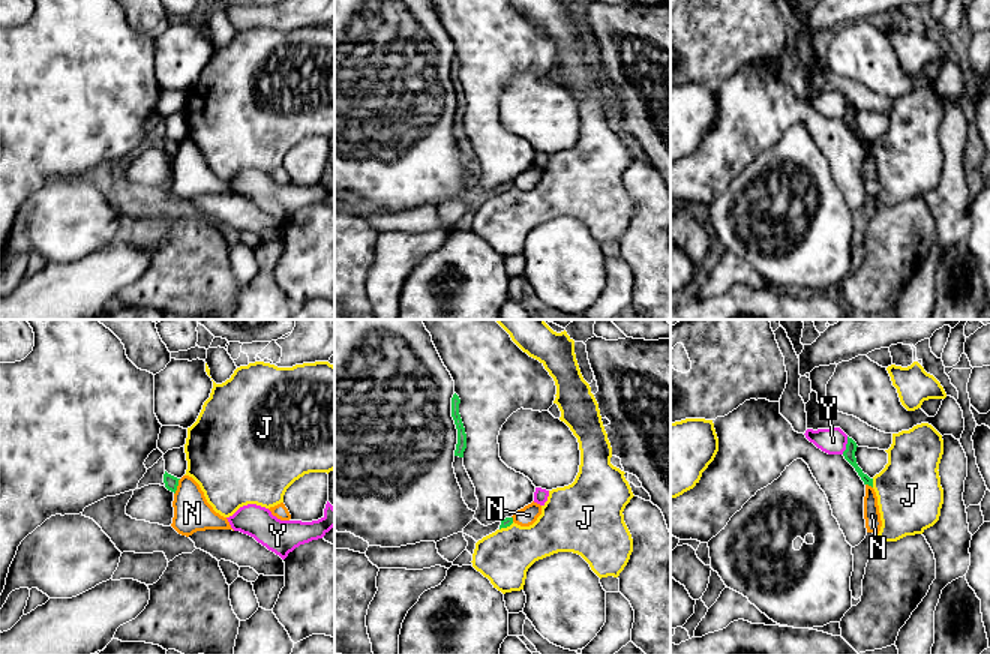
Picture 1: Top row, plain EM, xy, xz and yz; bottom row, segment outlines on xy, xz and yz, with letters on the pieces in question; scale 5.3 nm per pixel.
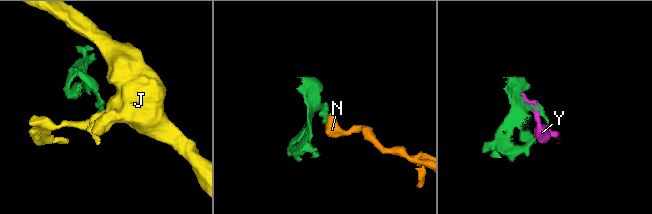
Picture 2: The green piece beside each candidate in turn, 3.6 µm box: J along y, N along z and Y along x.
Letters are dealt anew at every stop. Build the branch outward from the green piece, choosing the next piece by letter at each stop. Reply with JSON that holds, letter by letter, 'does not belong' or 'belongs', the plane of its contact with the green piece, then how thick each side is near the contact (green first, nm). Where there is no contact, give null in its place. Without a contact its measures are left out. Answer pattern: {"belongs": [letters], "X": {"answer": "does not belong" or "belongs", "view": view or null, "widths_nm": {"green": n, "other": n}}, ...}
{"belongs": ["Y"], "J": {"answer": "does not belong", "view": "yz", "widths_nm": {"green": 60, "other": 360}}, "N": {"answer": "does not belong", "view": "xy", "widths_nm": {"green": 70, "other": 200}}, "Y": {"answer": "belongs", "view": "yz", "widths_nm": {"green": 60, "other": 140}}}

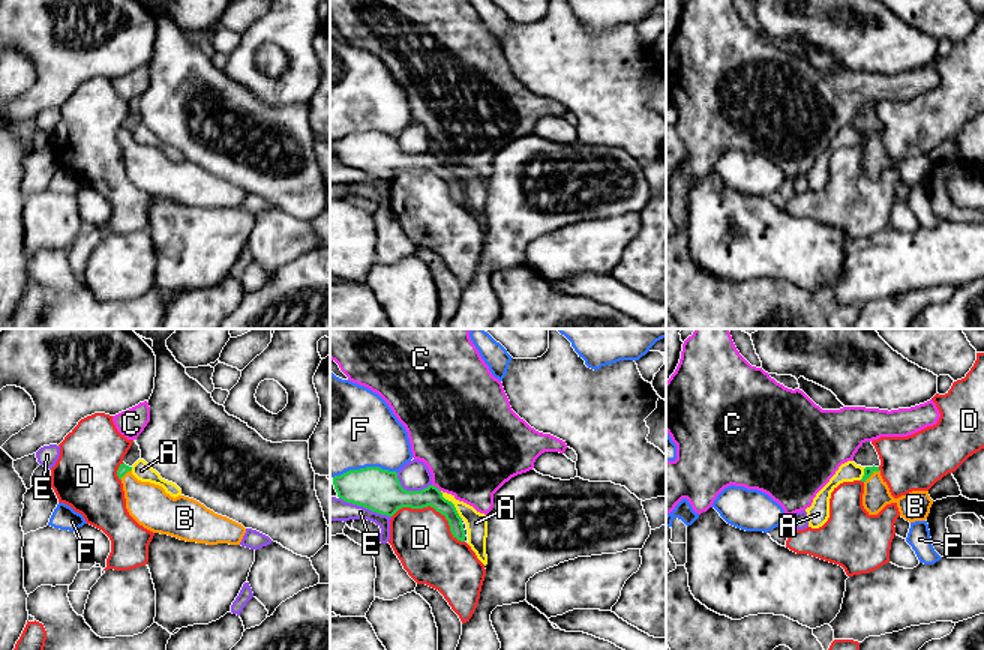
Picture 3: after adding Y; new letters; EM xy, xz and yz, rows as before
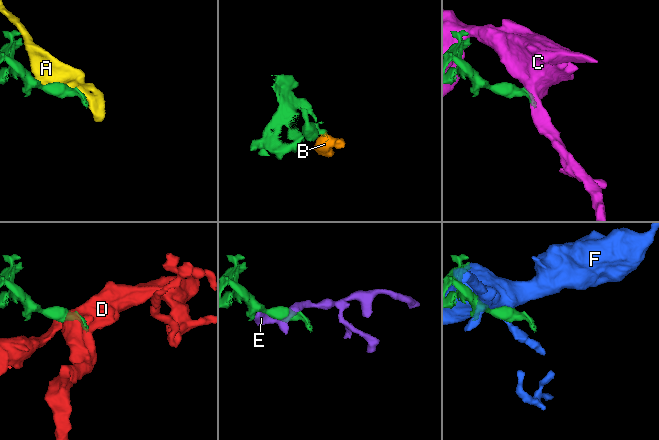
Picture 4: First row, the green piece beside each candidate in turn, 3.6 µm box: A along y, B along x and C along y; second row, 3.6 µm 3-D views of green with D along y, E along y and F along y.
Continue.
{"belongs": ["B"], "A": {"answer": "does not belong", "view": "xz", "widths_nm": {"green": 110, "other": 110}}, "B": {"answer": "belongs", "view": "yz", "widths_nm": {"green": 50, "other": 150}}, "C": {"answer": "does not belong", "view": "xz", "widths_nm": {"green": 150, "other": 460}}, "D": {"answer": "does not belong", "view": "xz", "widths_nm": {"green": 190, "other": 320}}, "E": {"answer": "does not belong", "view": "xz", "widths_nm": {"green": 220, "other": 130}}, "F": {"answer": "does not belong", "view": "xz", "widths_nm": {"green": 220, "other": 460}}}

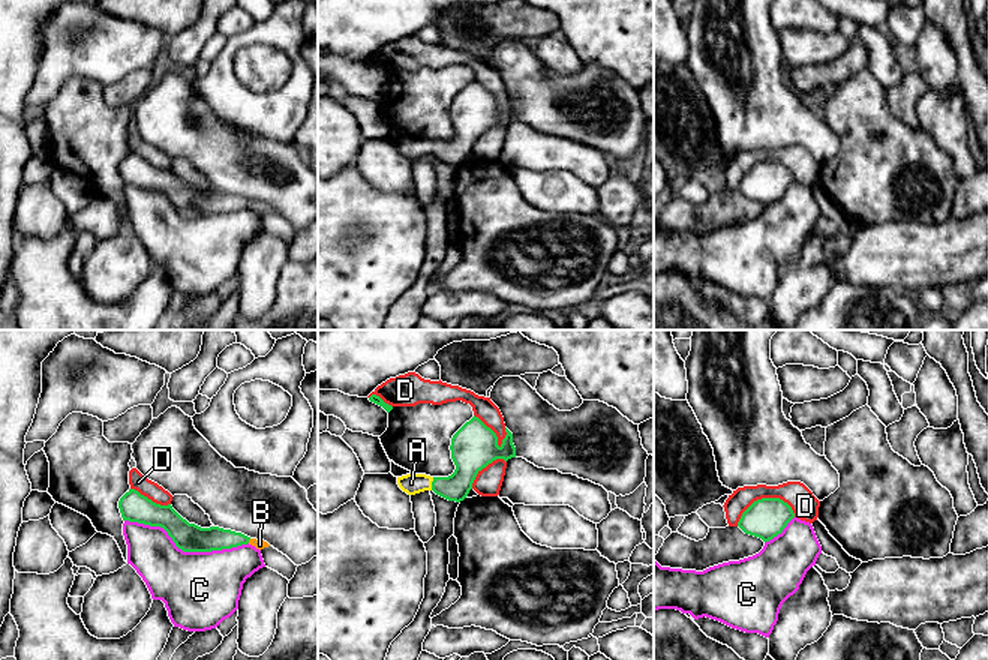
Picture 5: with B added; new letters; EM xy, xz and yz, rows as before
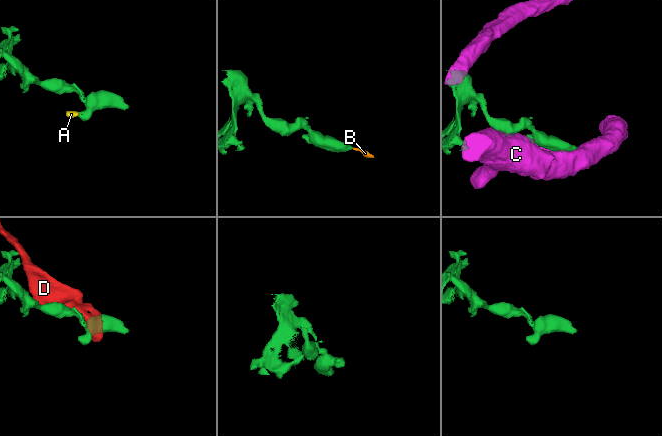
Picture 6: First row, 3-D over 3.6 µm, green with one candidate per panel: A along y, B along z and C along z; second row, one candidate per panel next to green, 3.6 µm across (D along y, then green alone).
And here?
{"belongs": ["A", "B"], "A": {"answer": "belongs", "view": "xz", "widths_nm": {"green": 190, "other": 110}}, "B": {"answer": "belongs", "view": "xy", "widths_nm": {"green": 130, "other": 50}}, "C": {"answer": "does not belong", "view": "xy", "widths_nm": {"green": 160, "other": 400}}, "D": {"answer": "does not belong", "view": "yz", "widths_nm": {"green": 220, "other": 140}}}

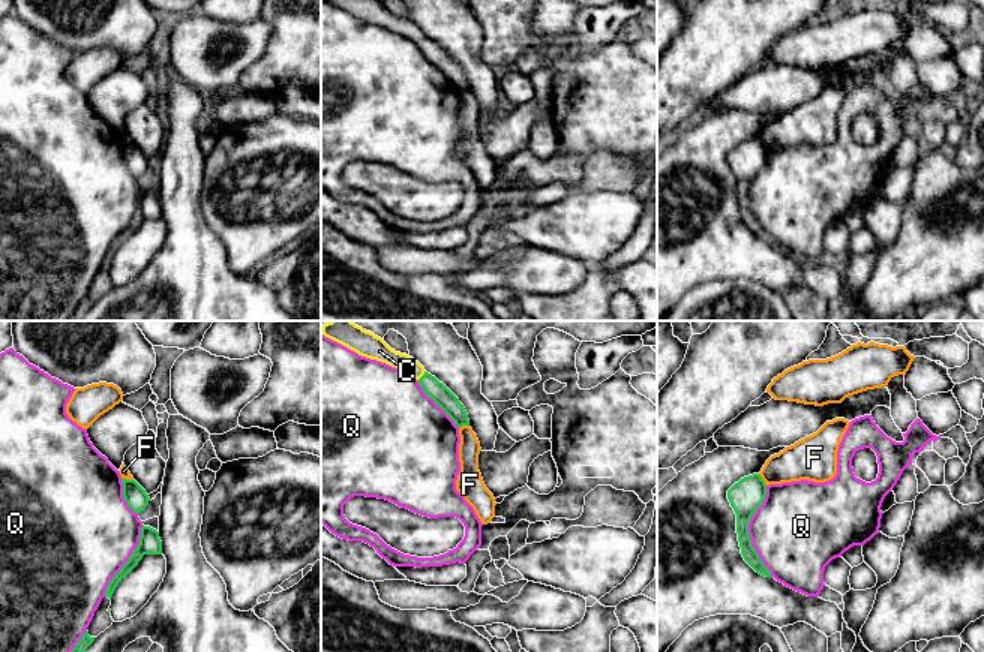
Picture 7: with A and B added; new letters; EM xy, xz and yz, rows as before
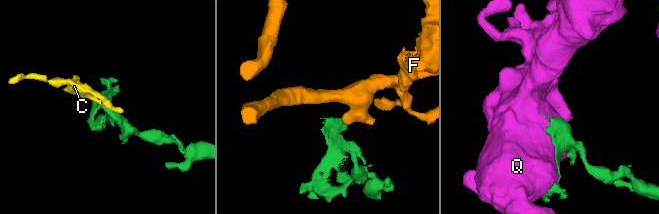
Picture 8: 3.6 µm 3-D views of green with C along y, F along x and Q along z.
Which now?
{"belongs": ["C"], "C": {"answer": "belongs", "view": "xz", "widths_nm": {"green": 100, "other": 100}}, "F": {"answer": "does not belong", "view": "yz", "widths_nm": {"green": 180, "other": 200}}, "Q": {"answer": "does not belong", "view": "yz", "widths_nm": {"green": 180, "other": 460}}}

